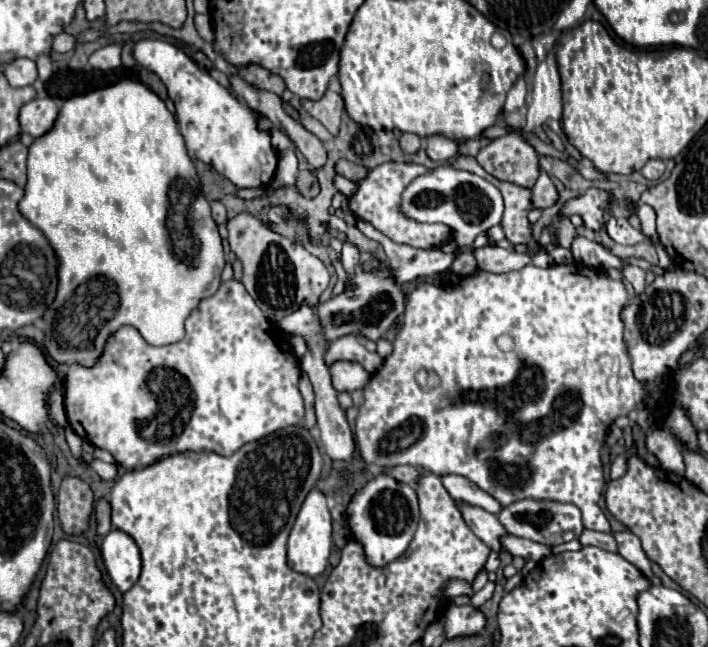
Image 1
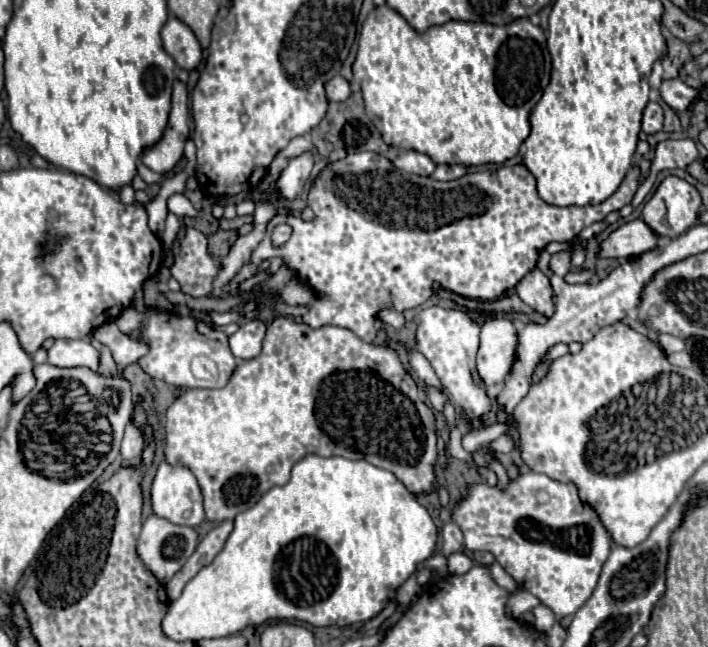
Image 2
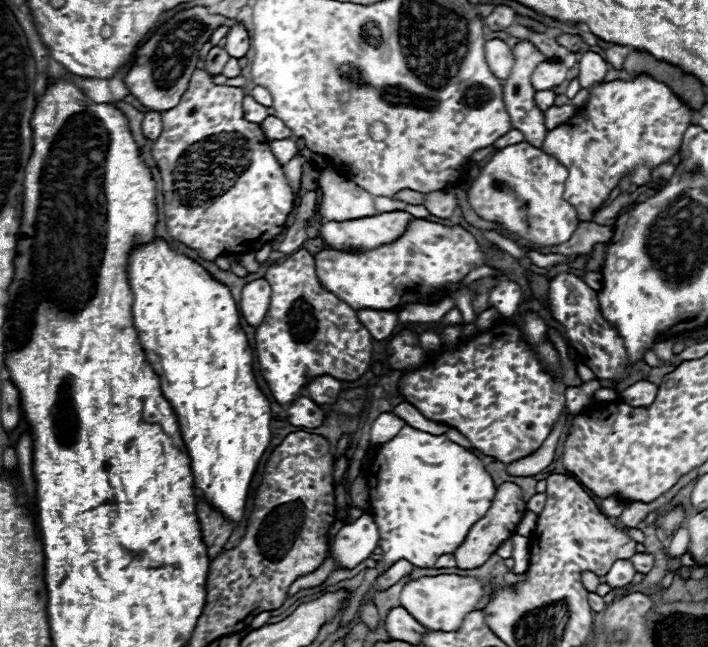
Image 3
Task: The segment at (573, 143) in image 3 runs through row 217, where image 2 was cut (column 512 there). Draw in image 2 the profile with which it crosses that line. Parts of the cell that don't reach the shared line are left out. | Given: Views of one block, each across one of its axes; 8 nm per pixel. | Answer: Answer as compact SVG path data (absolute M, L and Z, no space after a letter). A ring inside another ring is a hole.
M494 562L494 564L490 566L490 572L492 572L492 578L494 578L502 588L506 588L508 592L516 592L516 590L518 590L518 584L514 582L514 578L512 578L498 562Z

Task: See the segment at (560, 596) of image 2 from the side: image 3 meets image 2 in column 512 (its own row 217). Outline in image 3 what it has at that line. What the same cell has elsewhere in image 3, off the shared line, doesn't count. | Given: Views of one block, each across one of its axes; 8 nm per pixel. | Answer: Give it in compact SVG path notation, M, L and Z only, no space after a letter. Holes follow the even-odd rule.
M528 142L510 144L486 162L468 190L468 202L482 220L502 224L530 244L558 246L568 242L580 224L574 206L562 198L566 176L568 170L540 148Z

